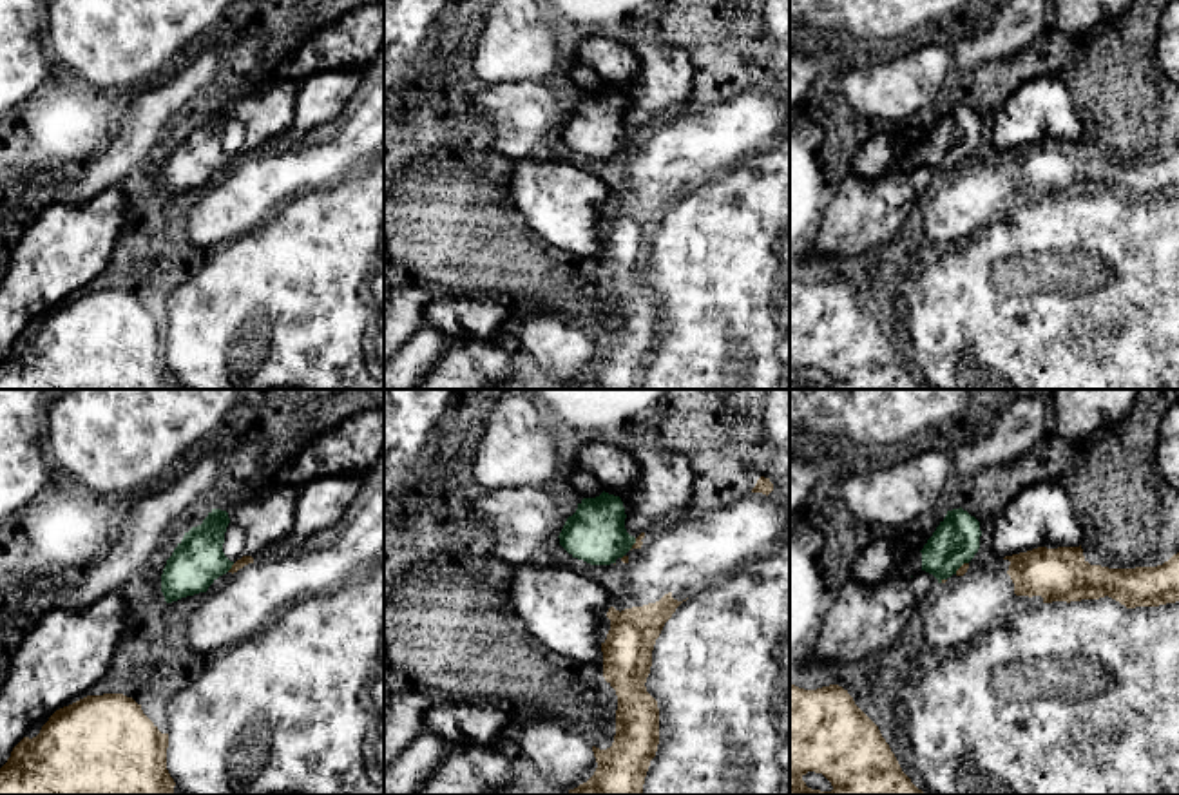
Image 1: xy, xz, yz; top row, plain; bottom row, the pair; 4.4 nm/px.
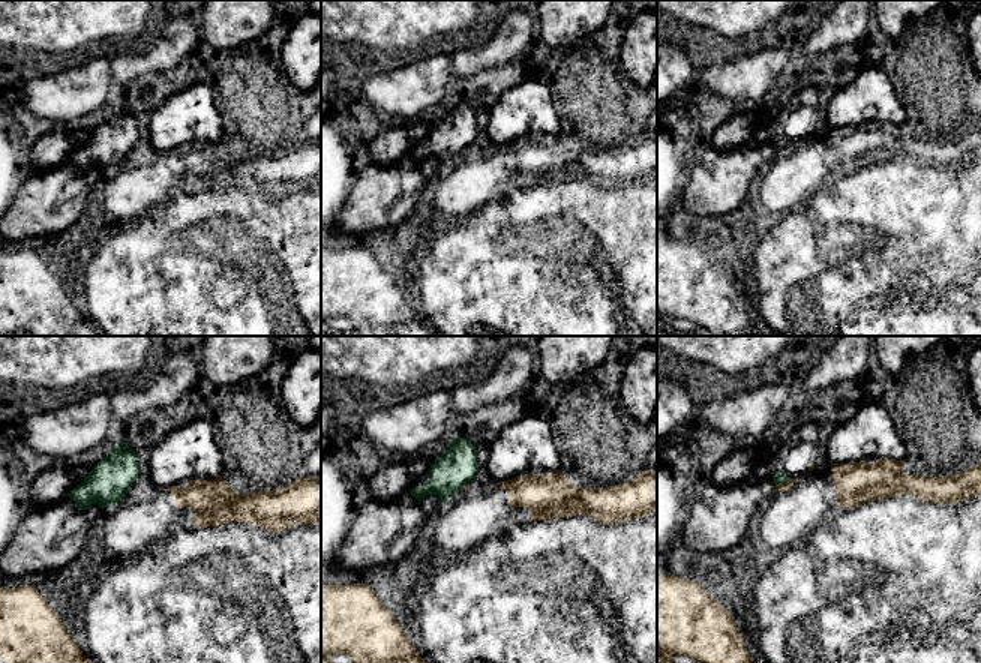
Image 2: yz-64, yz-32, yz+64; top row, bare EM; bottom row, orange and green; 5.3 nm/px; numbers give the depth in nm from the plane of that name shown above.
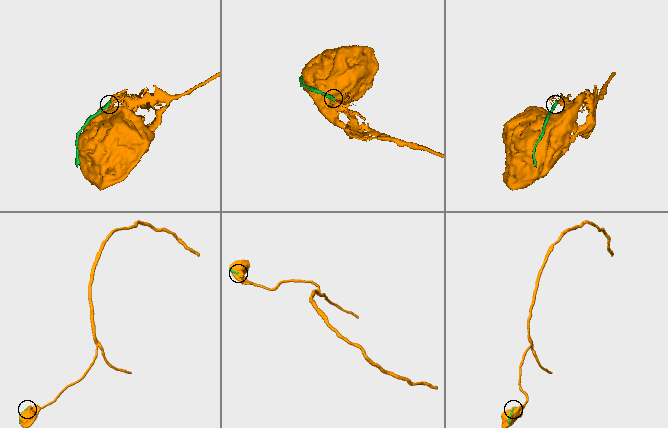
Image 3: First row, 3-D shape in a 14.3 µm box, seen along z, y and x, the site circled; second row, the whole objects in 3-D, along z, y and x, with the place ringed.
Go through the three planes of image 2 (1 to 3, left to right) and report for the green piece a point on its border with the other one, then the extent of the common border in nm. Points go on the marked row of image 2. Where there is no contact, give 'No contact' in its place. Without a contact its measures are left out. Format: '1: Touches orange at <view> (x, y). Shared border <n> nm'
1: No contact
2: Touches orange at yz-32 (465, 485). Shared border 40 nm
3: Touches orange at yz+64 (783, 483). Shared border 80 nm

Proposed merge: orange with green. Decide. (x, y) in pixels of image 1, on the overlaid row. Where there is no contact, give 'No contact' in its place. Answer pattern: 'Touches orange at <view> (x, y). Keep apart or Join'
Touches orange at xy (232, 567). Keep apart

